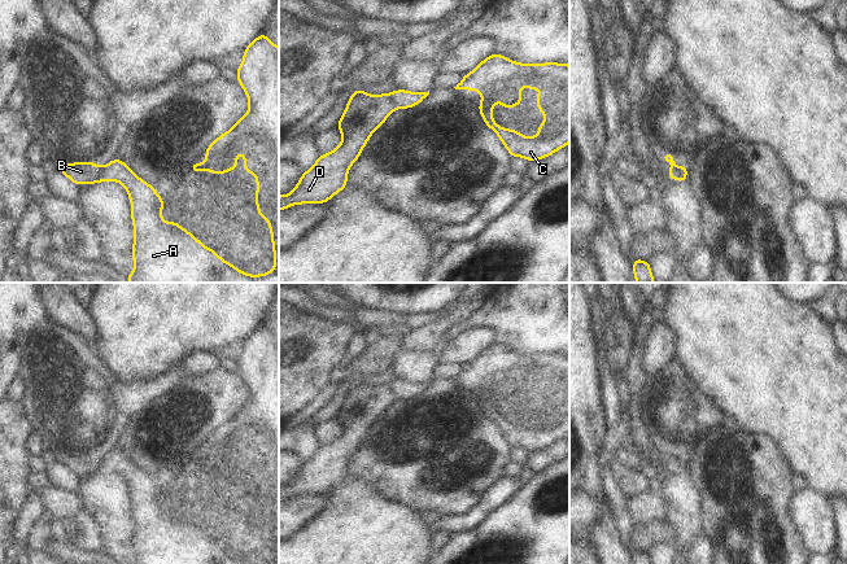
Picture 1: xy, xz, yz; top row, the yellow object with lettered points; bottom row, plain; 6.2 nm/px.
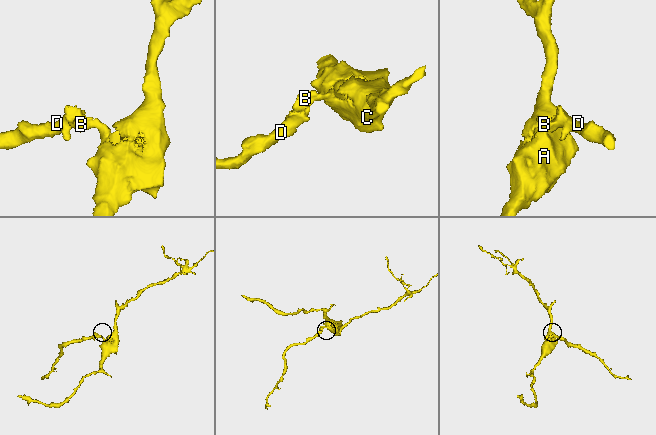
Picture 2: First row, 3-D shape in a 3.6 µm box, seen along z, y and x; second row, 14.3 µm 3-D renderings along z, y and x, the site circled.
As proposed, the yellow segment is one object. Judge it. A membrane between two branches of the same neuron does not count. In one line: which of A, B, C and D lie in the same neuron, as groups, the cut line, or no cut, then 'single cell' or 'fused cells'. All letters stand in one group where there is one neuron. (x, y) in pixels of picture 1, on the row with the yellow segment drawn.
A C / B D; cut in xz along (389, 94), (396, 106); fused cells

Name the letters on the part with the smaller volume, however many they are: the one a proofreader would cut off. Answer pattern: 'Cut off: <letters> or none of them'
Cut off: B, D

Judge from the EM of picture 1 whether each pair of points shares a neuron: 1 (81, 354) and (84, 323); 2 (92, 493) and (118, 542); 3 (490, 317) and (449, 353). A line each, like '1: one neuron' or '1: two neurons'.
1: two neurons
2: one neuron
3: two neurons

